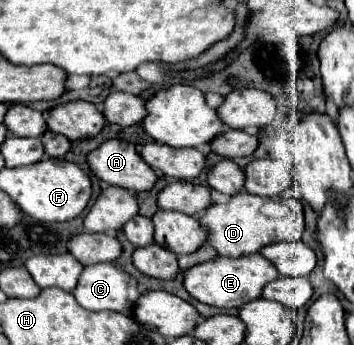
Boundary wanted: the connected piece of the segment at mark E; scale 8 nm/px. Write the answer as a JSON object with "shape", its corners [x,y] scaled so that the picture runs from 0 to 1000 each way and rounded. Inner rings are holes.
{"shape":[[[720,733],[703,745],[675,745],[675,751],[607,745],[602,757],[551,768],[534,786],[523,786],[517,826],[523,826],[528,849],[568,878],[585,878],[602,890],[636,890],[636,896],[653,896],[653,890],[675,896],[681,884],[737,861],[743,832],[760,814],[777,814],[777,803],[788,803],[788,786],[777,780],[777,768],[766,768],[766,757],[754,757],[749,745]]]}

